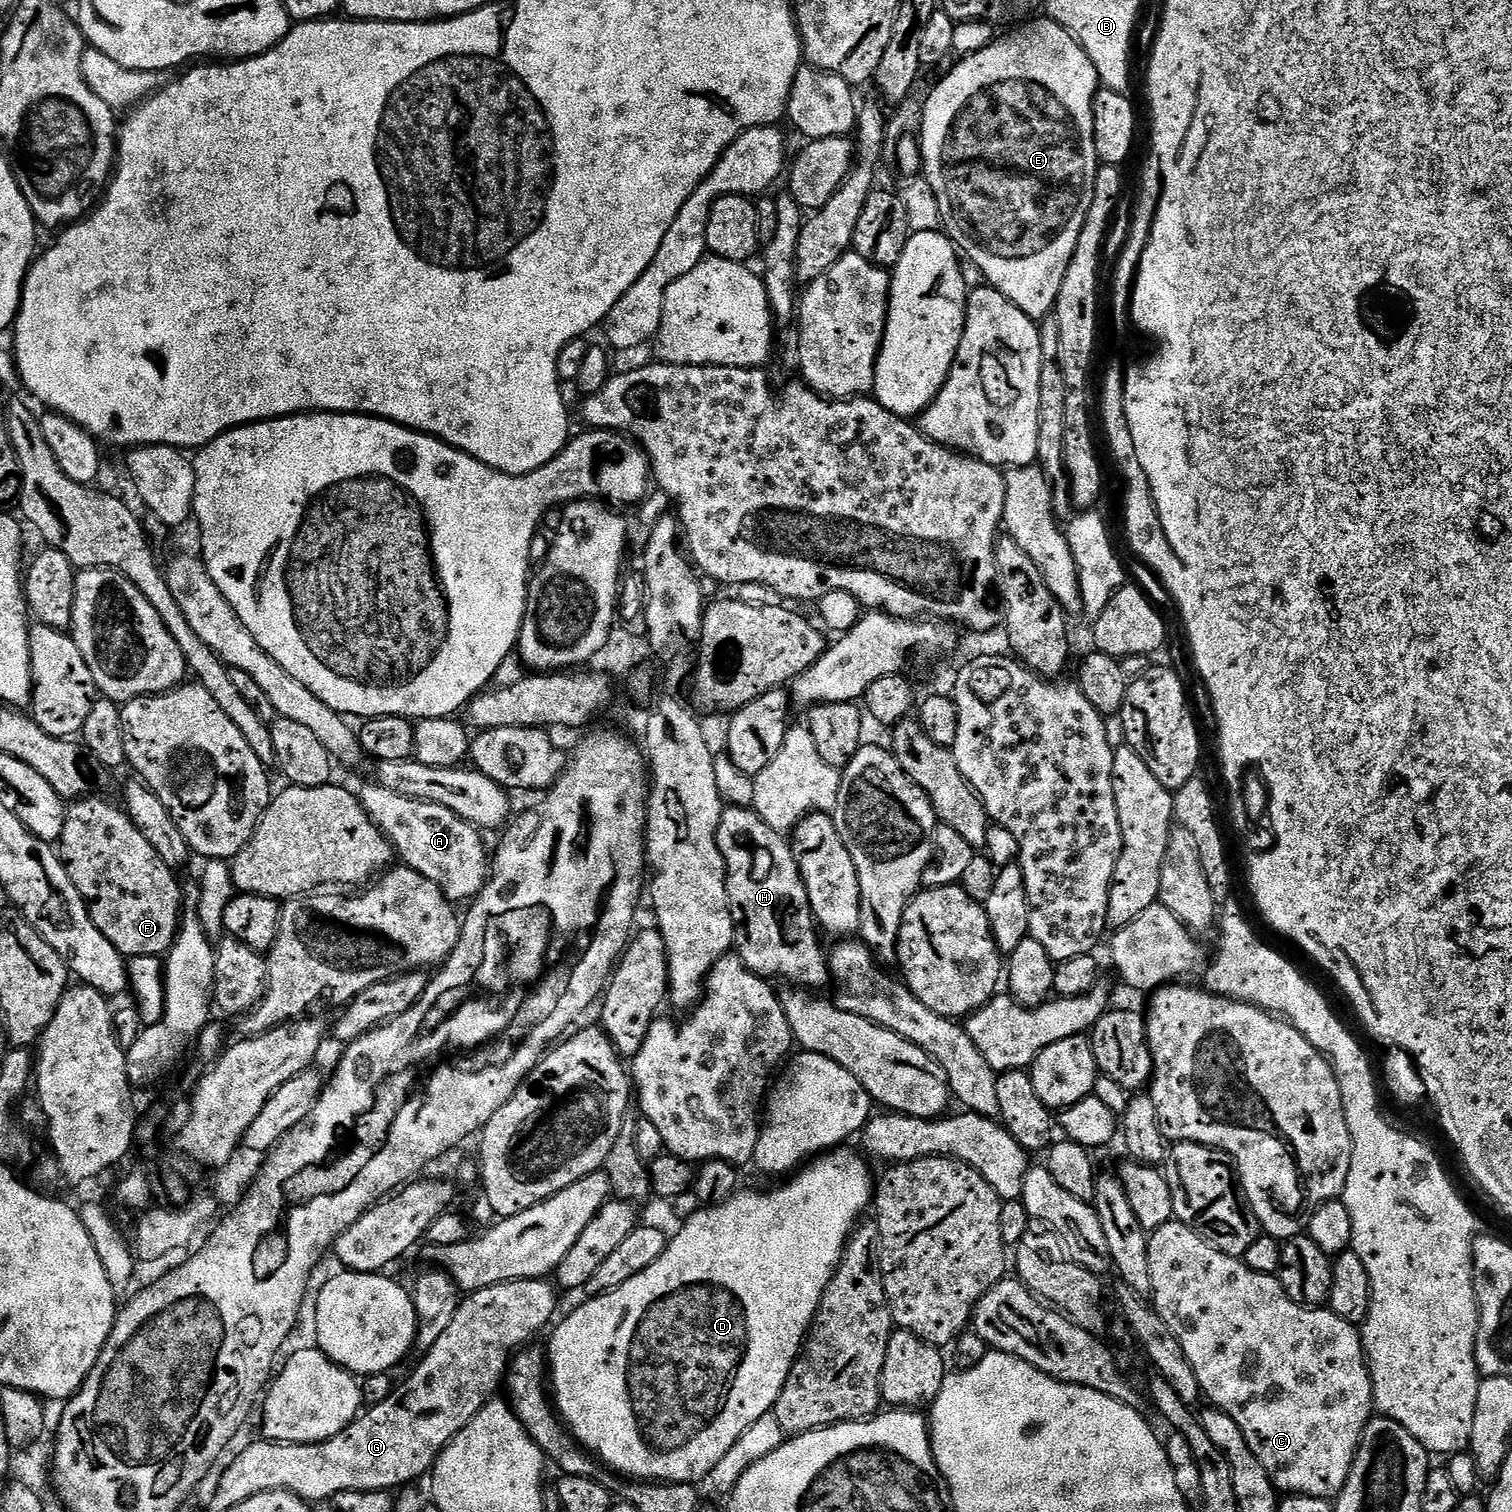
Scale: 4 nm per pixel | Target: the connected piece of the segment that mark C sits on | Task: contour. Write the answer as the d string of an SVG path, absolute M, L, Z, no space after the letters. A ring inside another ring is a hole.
M1178 1219L1167 1220L1158 1230L1154 1230L1148 1237L1148 1253L1150 1254L1150 1278L1152 1279L1151 1303L1156 1313L1170 1326L1174 1338L1182 1342L1182 1350L1186 1350L1186 1358L1190 1366L1194 1366L1194 1374L1198 1377L1200 1391L1206 1397L1207 1403L1214 1408L1221 1408L1246 1434L1246 1442L1250 1450L1262 1462L1266 1474L1274 1482L1274 1486L1281 1493L1298 1496L1313 1496L1323 1500L1332 1500L1339 1496L1342 1486L1346 1486L1346 1478L1352 1469L1352 1463L1360 1449L1360 1439L1366 1430L1368 1421L1374 1415L1374 1401L1372 1399L1372 1376L1368 1373L1368 1362L1364 1354L1364 1341L1360 1339L1360 1328L1355 1324L1338 1318L1327 1307L1306 1308L1303 1304L1293 1302L1276 1276L1258 1274L1244 1264L1243 1259L1228 1256L1222 1250L1203 1240L1190 1226L1186 1226Z

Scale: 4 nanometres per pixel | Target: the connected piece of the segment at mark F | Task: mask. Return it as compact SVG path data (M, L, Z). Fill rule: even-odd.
M85 795L67 805L62 834L58 841L60 861L66 866L66 874L70 874L70 882L78 886L78 894L88 903L88 913L102 930L111 944L126 958L133 956L167 957L176 940L176 933L182 919L180 908L180 884L176 881L177 873L146 842L142 830L134 826L127 811L119 803L111 804L100 796Z

